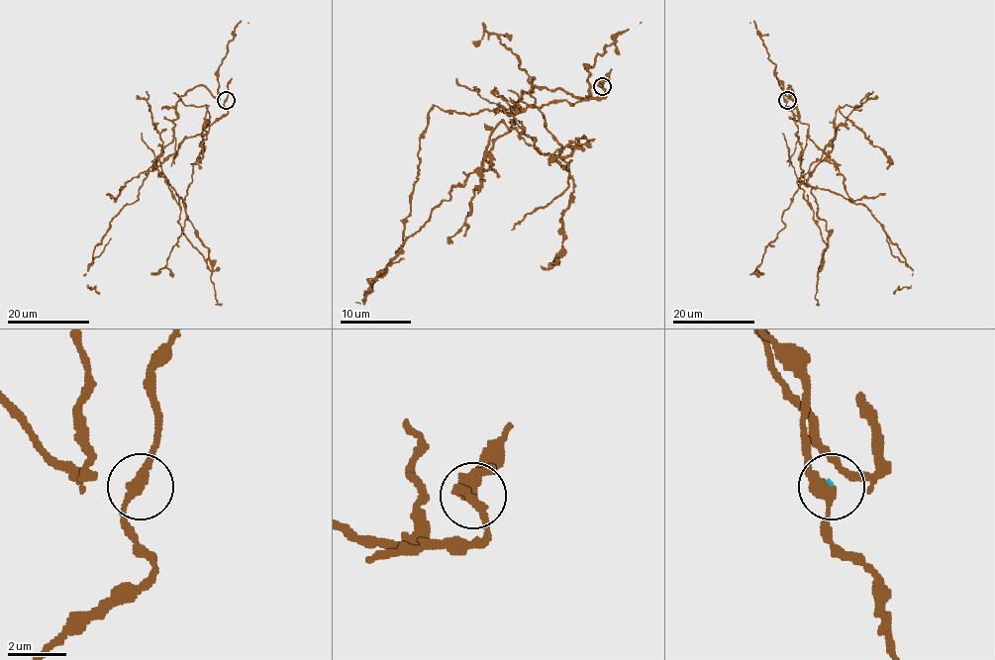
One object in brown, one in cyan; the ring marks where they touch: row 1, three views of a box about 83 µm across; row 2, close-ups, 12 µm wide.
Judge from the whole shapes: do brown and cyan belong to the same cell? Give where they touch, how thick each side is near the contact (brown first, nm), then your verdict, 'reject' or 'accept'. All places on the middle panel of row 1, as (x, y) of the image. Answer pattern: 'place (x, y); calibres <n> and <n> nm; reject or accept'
place (602, 86); calibres 360 and 60 nm; reject

